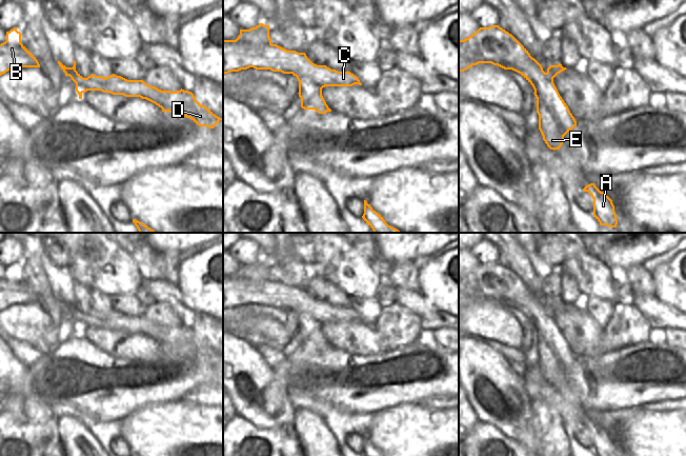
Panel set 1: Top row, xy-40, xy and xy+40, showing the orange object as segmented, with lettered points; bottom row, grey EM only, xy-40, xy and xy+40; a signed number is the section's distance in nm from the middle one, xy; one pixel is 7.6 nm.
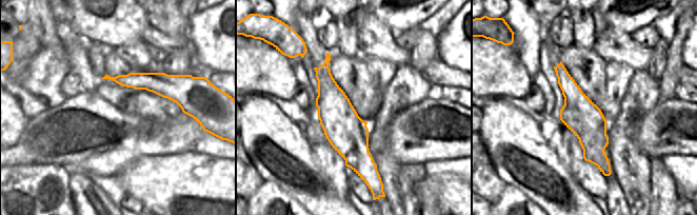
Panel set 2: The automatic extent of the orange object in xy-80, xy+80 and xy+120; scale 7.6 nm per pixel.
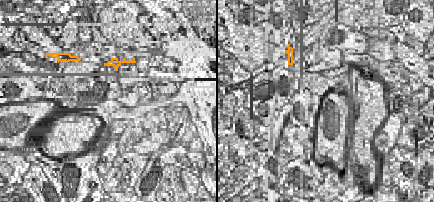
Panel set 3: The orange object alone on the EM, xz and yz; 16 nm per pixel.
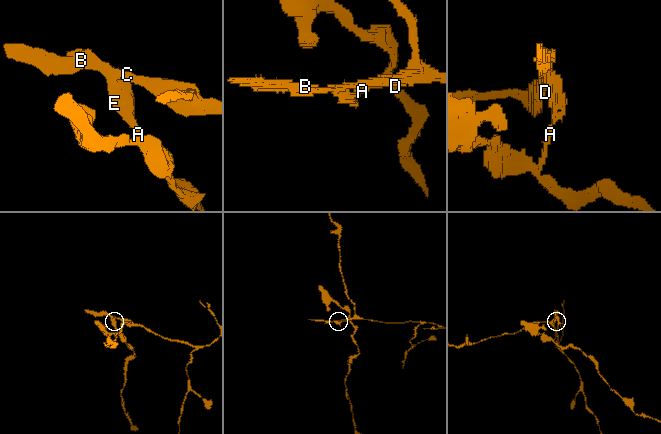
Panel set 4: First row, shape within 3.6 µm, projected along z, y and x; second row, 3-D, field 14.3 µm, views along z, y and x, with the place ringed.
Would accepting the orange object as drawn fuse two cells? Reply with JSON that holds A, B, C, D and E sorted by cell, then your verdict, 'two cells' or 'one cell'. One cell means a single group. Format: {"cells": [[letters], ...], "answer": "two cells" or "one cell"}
{"cells": [["A", "E"], ["B", "C", "D"]], "answer": "two cells"}

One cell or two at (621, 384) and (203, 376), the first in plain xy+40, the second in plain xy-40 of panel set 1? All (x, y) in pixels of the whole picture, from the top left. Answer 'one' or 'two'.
one

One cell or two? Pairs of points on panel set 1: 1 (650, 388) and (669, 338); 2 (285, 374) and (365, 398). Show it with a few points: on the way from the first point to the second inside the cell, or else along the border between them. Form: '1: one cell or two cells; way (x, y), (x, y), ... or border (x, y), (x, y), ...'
1: two cells; border (660, 333), (660, 336), (674, 348)
2: one cell; way (305, 374), (316, 379), (331, 379), (345, 387)

